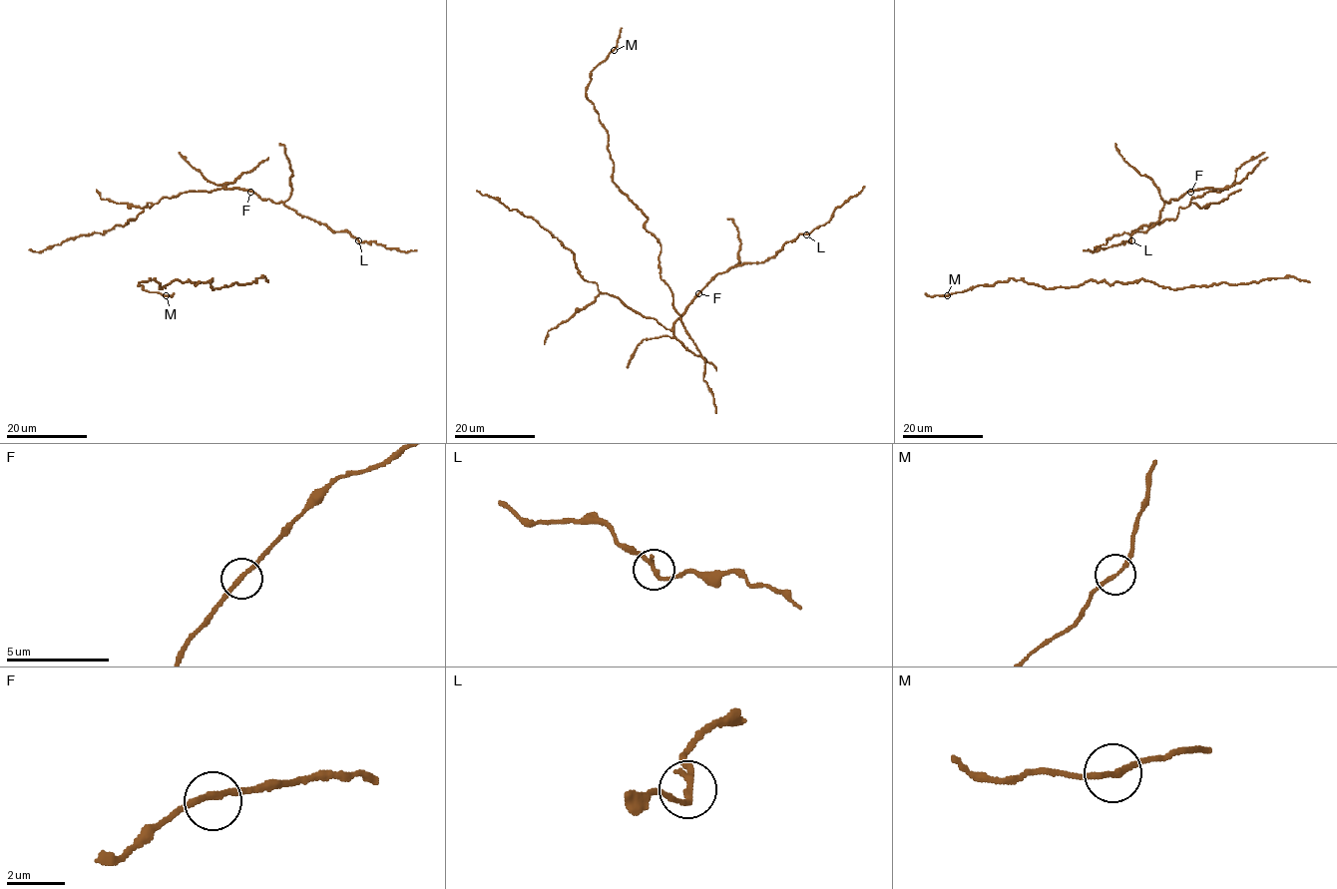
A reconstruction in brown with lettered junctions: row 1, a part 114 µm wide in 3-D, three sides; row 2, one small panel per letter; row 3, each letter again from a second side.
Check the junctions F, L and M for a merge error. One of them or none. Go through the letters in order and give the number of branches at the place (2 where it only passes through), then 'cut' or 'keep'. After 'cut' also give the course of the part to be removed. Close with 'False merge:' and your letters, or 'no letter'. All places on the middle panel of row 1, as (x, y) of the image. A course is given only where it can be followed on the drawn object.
F: branches 2; keep
L: branches 2; keep
M: branches 2; keep
False merge: no letter

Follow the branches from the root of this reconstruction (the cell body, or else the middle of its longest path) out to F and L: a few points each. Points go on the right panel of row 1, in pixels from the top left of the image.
F: (1161, 222), (1174, 220), (1178, 208), (1186, 208), (1192, 198), (1226, 188), (1190, 192)
L: (1161, 222), (1174, 220), (1192, 198), (1226, 188), (1172, 199), (1131, 240)

